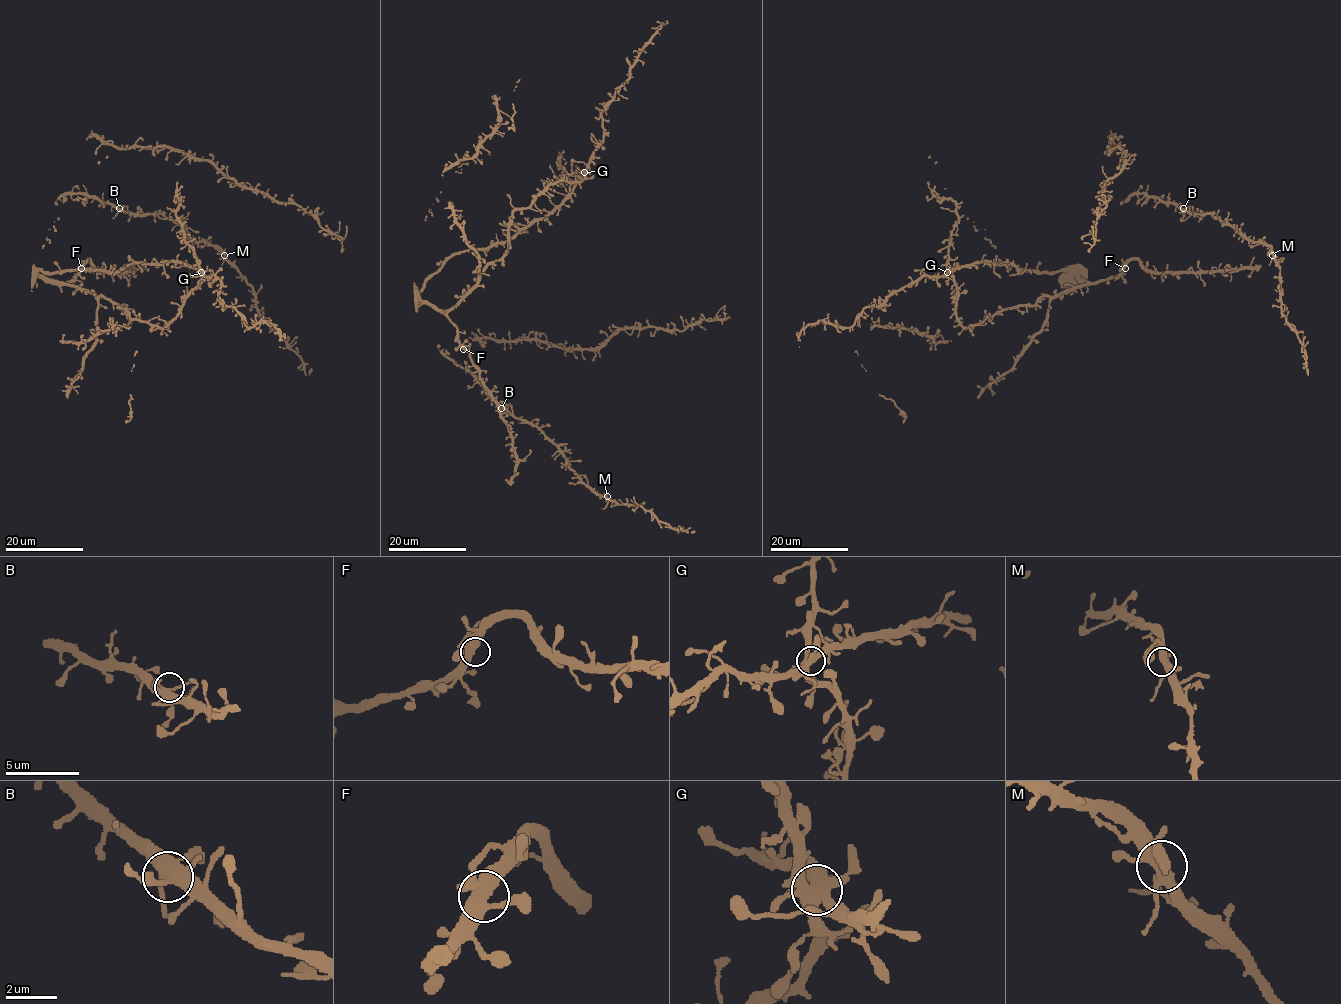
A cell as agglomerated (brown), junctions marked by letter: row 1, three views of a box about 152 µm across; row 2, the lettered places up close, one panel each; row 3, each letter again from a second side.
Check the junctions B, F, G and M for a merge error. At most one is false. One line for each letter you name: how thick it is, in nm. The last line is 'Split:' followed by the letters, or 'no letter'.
Split: no letter

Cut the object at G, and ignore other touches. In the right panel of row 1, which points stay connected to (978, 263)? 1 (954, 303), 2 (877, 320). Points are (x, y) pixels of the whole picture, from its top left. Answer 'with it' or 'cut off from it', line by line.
1: cut off from it
2: cut off from it

